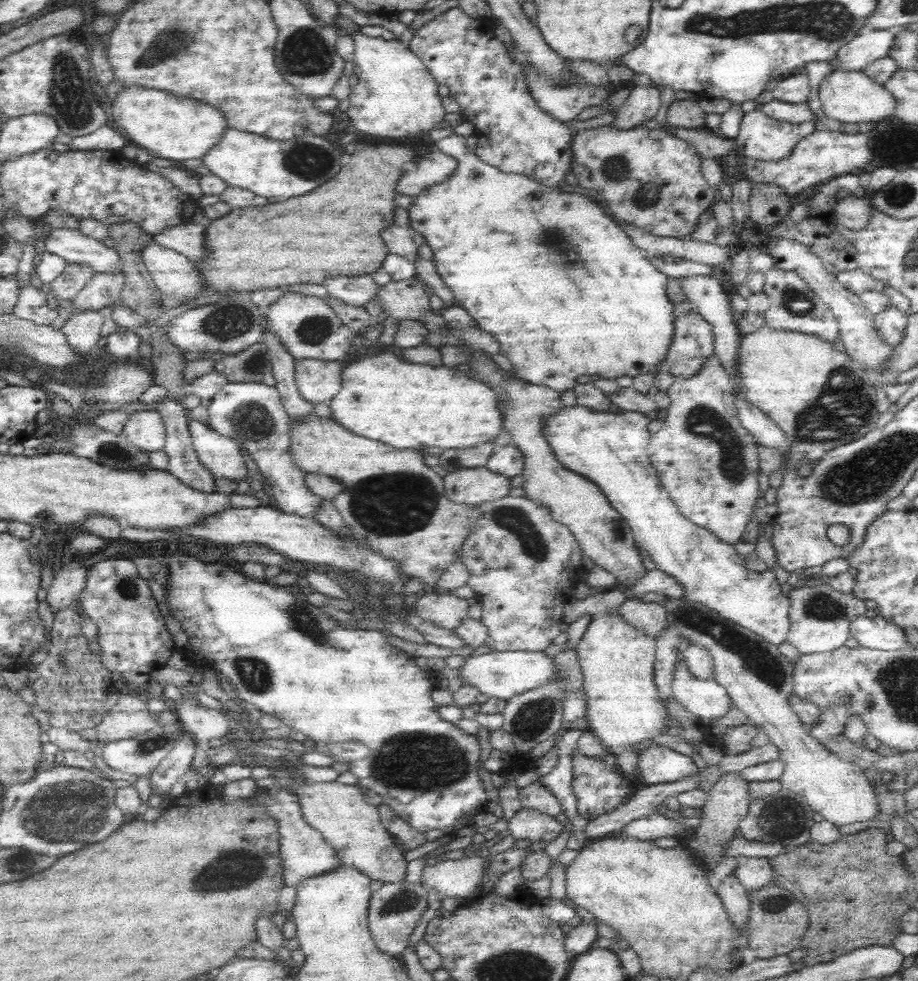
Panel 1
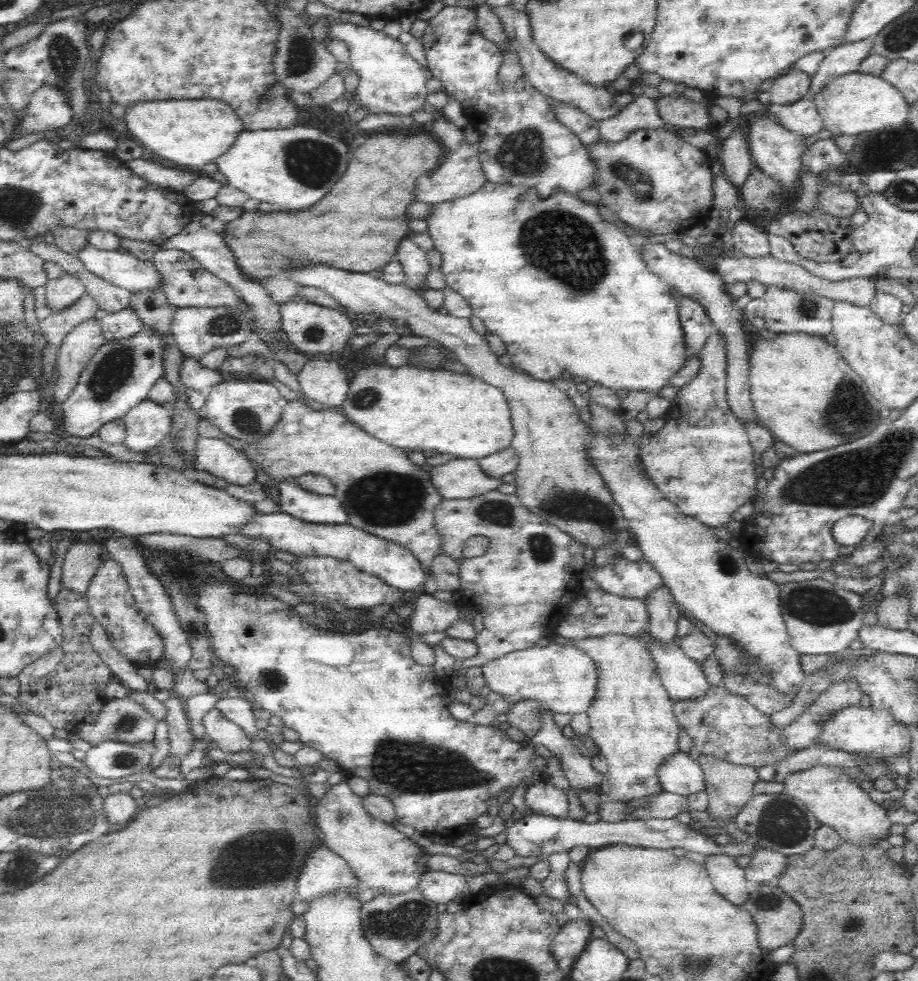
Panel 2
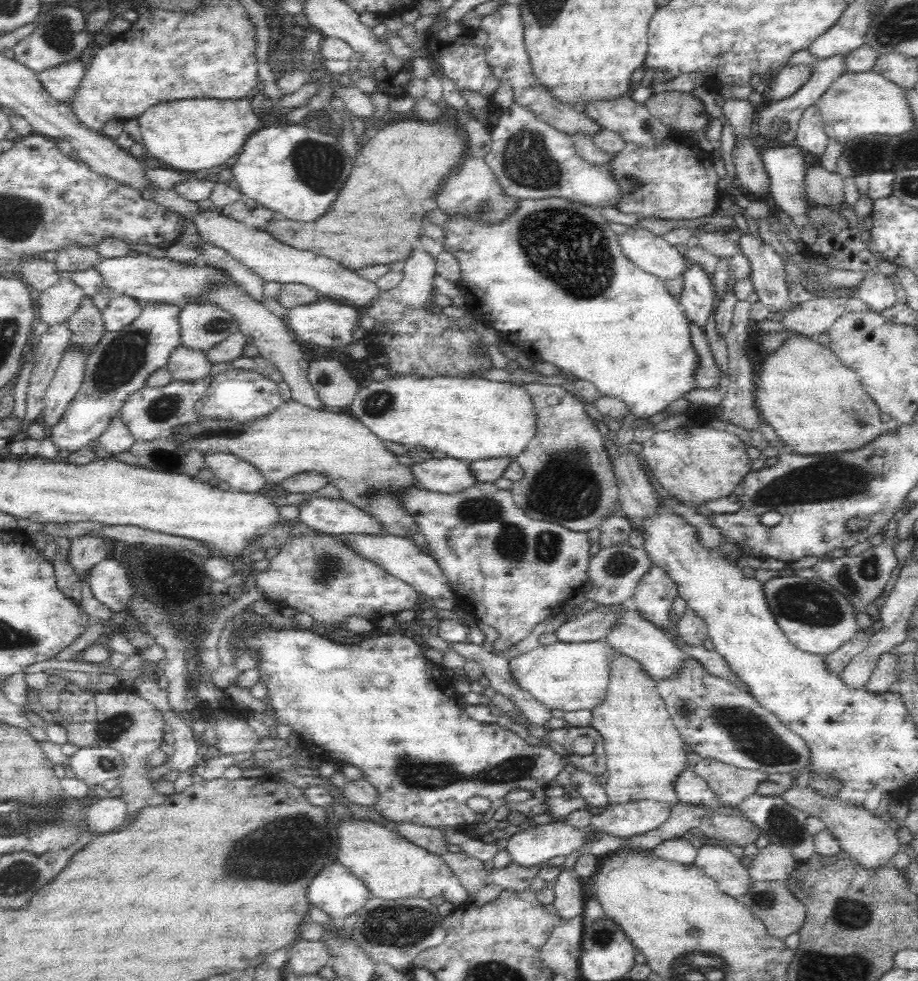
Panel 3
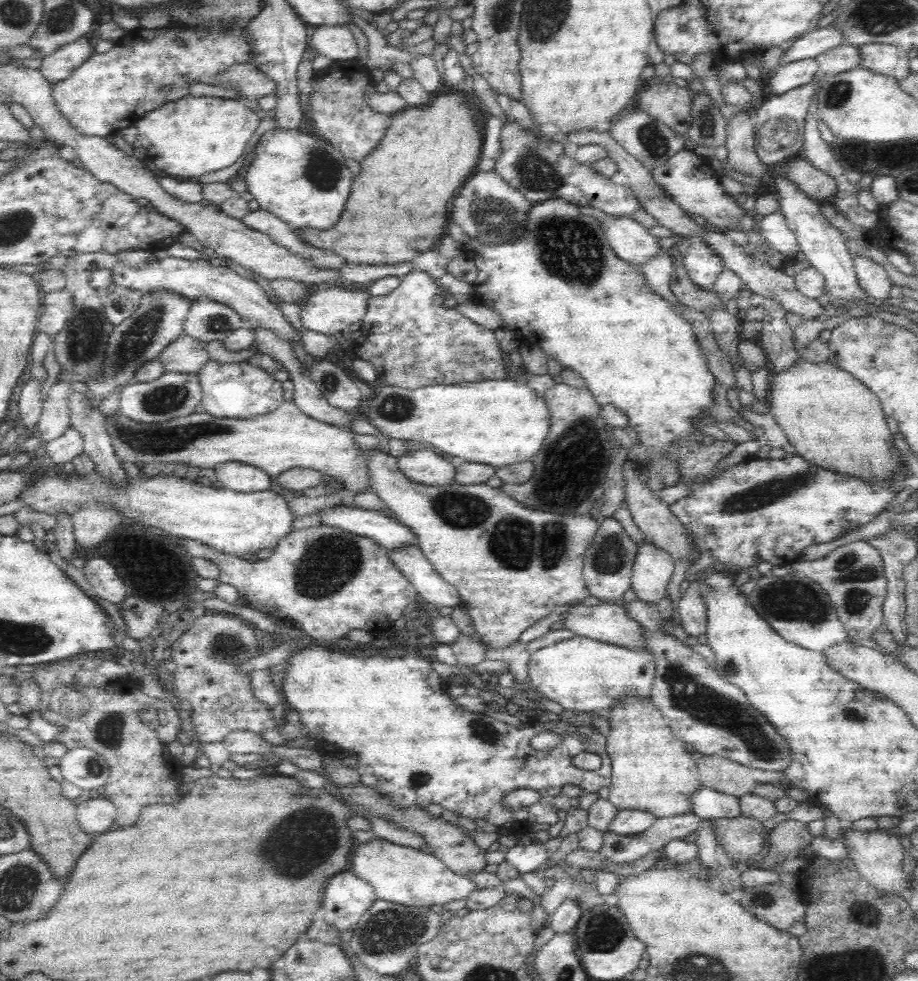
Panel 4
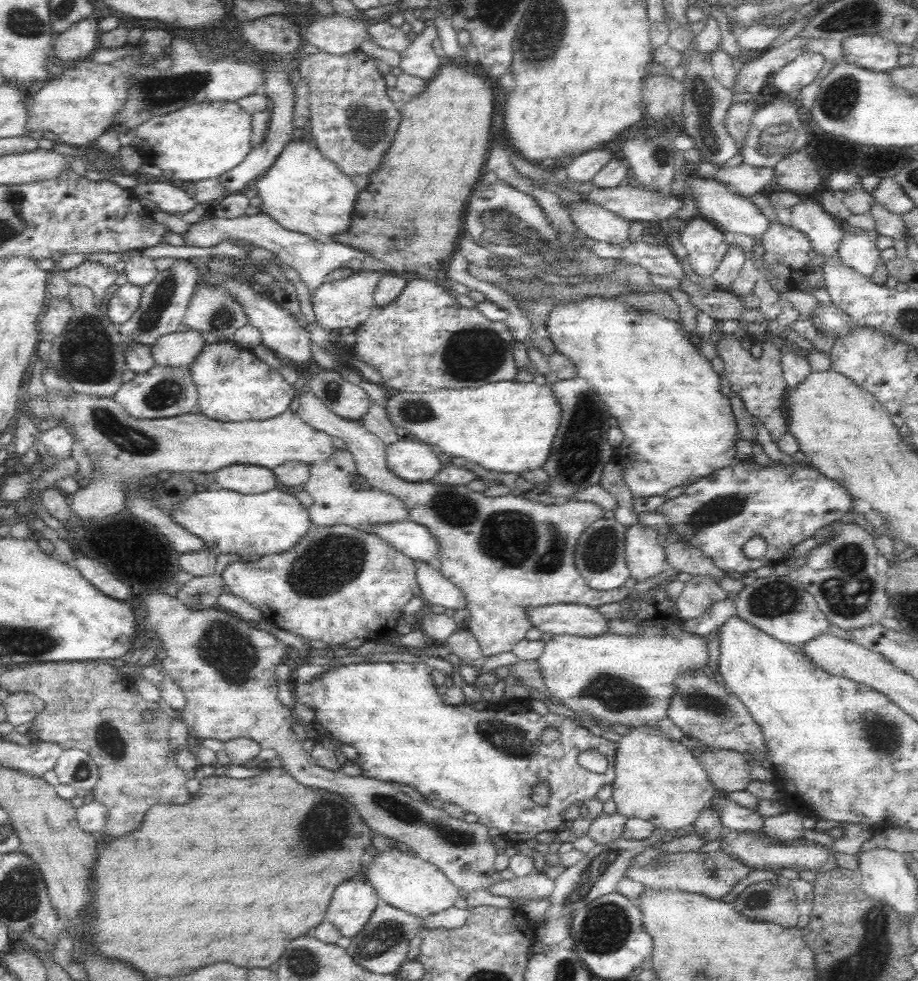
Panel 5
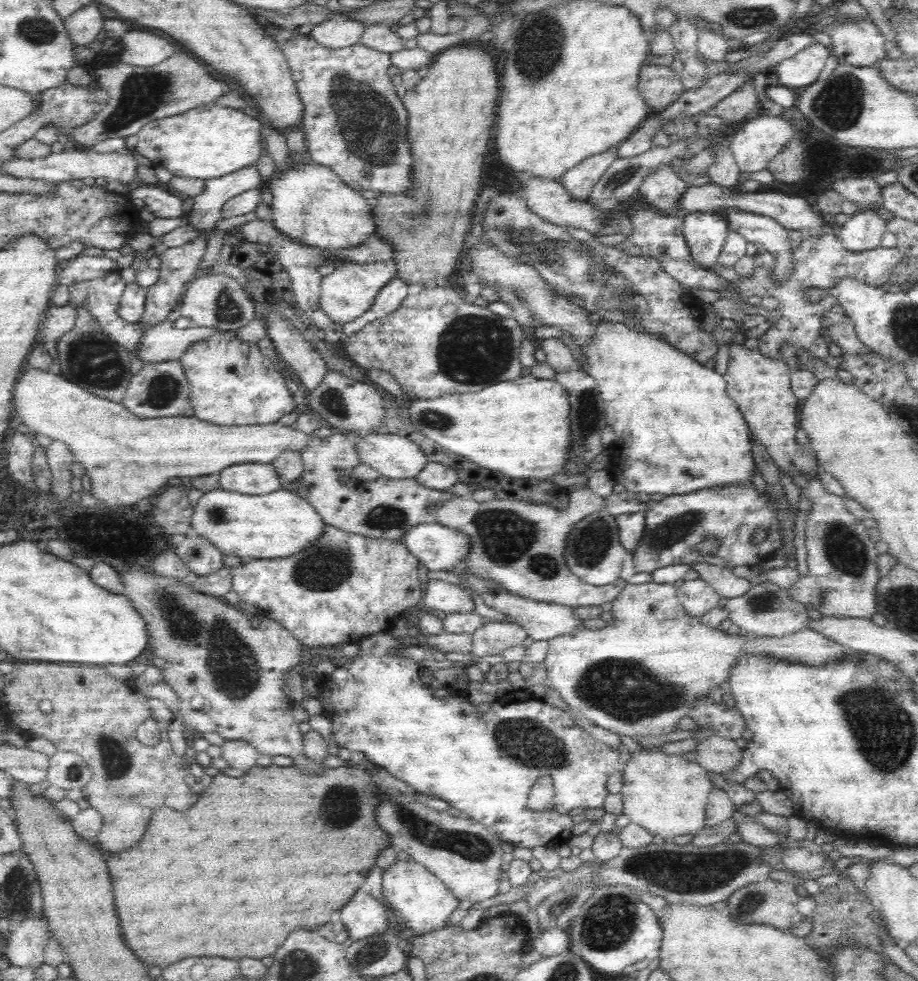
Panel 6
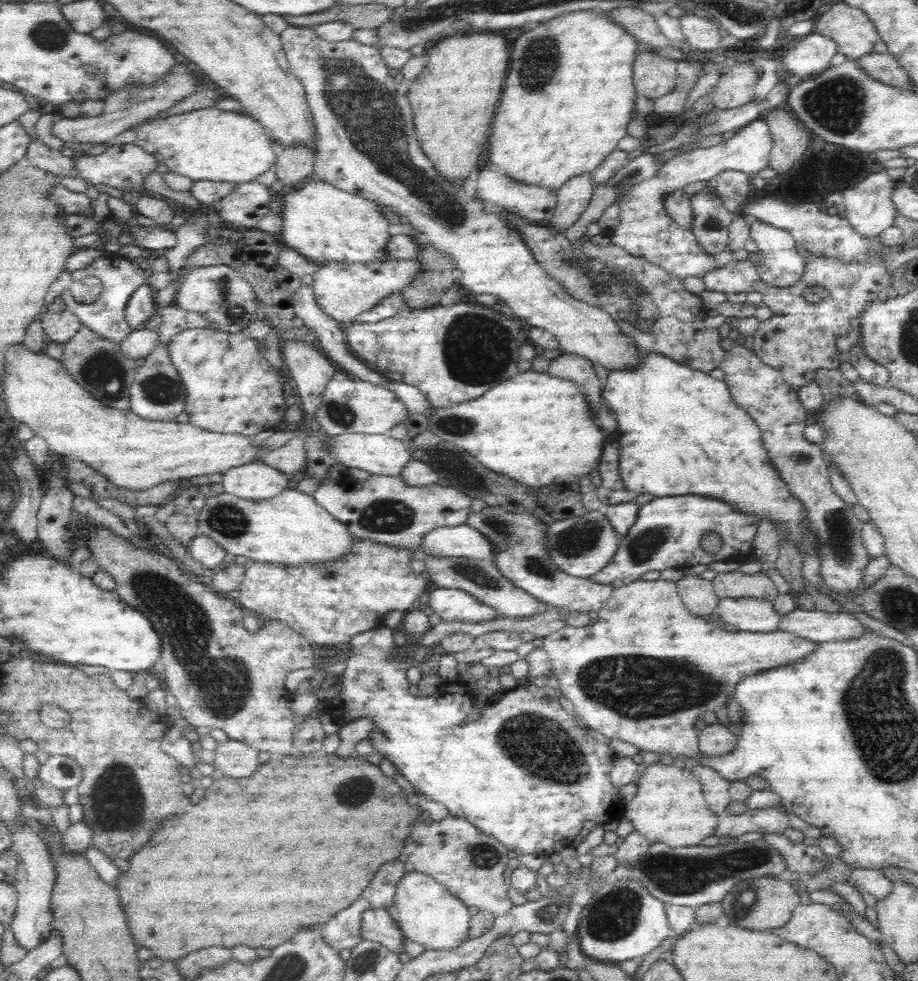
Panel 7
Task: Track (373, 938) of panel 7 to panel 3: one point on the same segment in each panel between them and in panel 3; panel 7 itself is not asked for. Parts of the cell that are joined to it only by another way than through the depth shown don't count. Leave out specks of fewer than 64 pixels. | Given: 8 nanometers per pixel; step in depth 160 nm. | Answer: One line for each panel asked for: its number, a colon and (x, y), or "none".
3: (335, 890)
4: (347, 897)
5: (353, 903)
6: (364, 916)

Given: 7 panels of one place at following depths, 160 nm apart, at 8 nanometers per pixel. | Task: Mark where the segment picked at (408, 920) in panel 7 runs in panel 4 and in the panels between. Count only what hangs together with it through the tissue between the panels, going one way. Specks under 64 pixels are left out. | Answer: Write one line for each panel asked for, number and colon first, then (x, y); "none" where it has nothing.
4: (400, 875)
5: (410, 884)
6: (425, 904)

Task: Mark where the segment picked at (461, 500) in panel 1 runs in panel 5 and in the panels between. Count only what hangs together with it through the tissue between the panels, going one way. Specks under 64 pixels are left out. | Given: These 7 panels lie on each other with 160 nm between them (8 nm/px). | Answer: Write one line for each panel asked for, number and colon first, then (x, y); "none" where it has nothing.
2: (457, 479)
3: (447, 475)
4: (424, 466)
5: (410, 460)

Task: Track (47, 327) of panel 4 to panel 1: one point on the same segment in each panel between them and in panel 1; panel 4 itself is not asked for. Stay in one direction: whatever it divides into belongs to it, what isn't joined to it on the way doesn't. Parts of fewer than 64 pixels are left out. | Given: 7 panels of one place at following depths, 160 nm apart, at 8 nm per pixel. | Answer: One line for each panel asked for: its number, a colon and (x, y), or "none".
1: (73, 280)
2: (61, 293)
3: (57, 304)

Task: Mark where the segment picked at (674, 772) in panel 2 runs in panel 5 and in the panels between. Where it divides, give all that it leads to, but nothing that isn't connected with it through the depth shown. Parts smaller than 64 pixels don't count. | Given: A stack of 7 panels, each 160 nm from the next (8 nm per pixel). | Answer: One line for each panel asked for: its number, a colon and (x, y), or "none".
3: (692, 790)
4: (708, 804)
5: (734, 817)

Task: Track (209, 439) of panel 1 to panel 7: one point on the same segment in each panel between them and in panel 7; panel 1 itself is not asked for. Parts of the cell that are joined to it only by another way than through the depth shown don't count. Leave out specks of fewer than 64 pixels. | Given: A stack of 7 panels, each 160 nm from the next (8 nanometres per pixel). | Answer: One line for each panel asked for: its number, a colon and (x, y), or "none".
2: (216, 456)
3: (240, 475)
4: (236, 476)
5: (249, 479)
6: (250, 479)
7: (256, 481)

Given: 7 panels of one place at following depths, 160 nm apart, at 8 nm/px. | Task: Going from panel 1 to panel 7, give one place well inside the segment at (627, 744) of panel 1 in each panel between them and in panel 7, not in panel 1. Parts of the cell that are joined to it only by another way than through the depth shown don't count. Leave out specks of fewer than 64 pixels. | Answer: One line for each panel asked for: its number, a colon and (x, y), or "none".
2: (631, 719)
3: (645, 756)
4: (651, 771)
5: (658, 780)
6: (667, 796)
7: (669, 808)

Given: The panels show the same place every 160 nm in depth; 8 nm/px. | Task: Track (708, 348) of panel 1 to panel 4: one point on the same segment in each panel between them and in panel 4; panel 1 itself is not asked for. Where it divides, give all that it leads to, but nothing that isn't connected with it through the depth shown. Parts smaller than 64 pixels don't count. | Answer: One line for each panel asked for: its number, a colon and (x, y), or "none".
2: (696, 324)
3: (698, 299)
4: (704, 265)

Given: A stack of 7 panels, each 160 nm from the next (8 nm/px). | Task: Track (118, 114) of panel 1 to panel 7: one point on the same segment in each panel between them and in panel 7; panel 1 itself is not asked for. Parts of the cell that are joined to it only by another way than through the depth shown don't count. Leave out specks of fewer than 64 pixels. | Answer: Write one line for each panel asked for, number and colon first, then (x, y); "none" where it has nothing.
2: (192, 133)
3: (196, 134)
4: (193, 136)
5: (201, 141)
6: (210, 141)
7: (210, 144)

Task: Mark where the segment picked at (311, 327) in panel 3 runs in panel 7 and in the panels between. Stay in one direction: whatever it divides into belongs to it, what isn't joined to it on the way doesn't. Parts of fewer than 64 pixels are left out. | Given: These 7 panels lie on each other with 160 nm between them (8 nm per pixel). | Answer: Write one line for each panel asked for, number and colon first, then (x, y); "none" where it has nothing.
4: (334, 309)
5: (345, 303)
6: (349, 292)
7: (342, 291)

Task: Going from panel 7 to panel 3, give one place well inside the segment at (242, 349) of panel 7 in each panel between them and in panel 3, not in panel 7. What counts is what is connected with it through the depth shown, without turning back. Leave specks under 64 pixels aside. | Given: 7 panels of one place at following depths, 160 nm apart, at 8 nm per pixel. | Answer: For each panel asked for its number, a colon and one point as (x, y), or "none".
3: (239, 395)
4: (230, 390)
5: (233, 384)
6: (232, 383)

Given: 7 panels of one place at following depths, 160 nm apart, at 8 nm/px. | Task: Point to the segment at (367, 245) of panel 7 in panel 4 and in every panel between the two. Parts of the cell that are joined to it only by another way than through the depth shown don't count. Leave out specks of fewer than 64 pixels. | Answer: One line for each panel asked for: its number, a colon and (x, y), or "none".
4: (302, 180)
5: (302, 191)
6: (311, 205)

